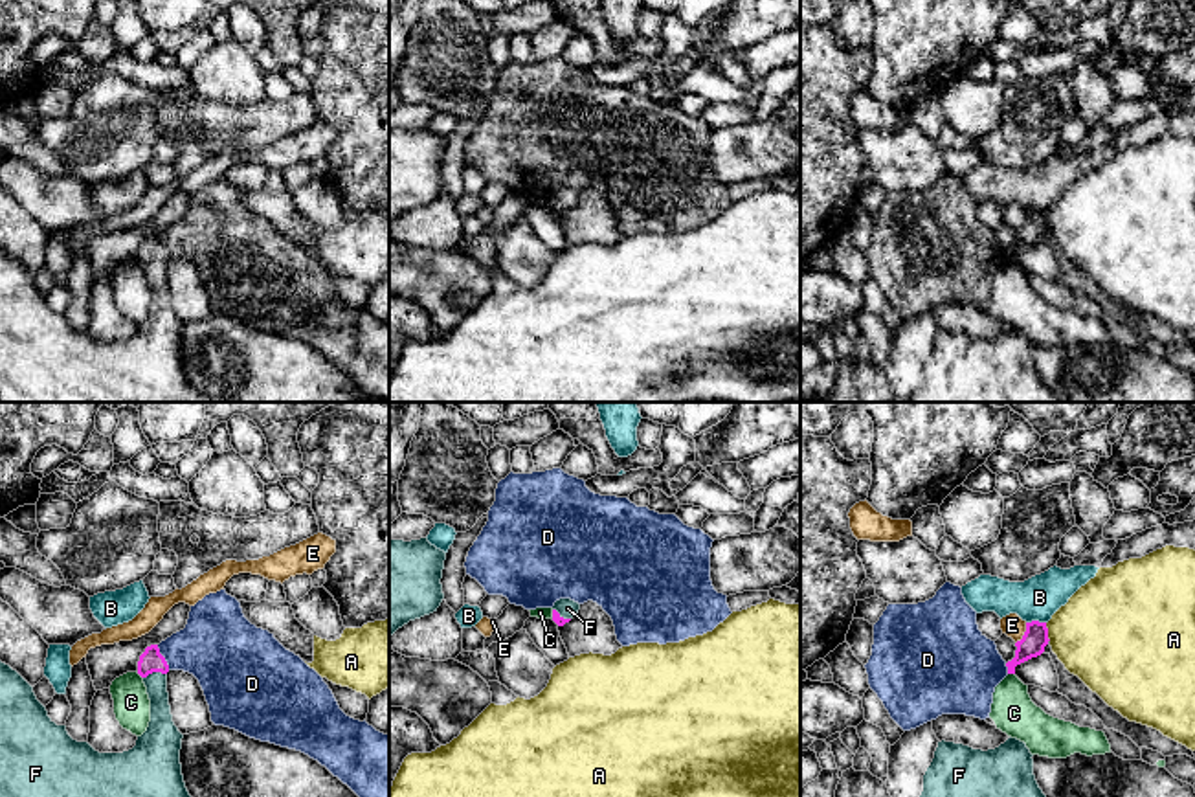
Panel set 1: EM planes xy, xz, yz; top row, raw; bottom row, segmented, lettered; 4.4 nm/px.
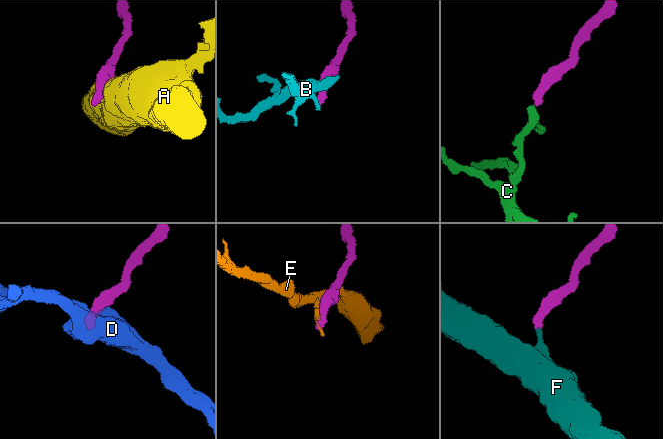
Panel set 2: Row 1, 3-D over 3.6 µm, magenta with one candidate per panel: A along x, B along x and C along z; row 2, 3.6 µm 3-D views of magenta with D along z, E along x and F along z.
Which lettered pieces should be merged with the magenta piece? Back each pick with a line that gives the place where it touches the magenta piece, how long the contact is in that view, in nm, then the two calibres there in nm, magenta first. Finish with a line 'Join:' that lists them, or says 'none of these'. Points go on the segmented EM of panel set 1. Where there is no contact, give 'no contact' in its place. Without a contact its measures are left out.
F: meets magenta in xy at (155, 671); contact 110 nm long; 100 nm thick on the magenta side, 110 nm on the other
Join: F

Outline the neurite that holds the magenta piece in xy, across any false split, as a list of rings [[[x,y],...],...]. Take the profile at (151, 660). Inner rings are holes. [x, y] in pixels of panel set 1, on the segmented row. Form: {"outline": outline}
{"outline": [[[158,645],[140,656],[138,674],[151,700],[151,722],[136,746],[123,753],[99,753],[88,742],[73,740],[37,700],[33,687],[0,661],[0,797],[191,797],[180,764],[184,735],[173,722],[169,665]]]}

